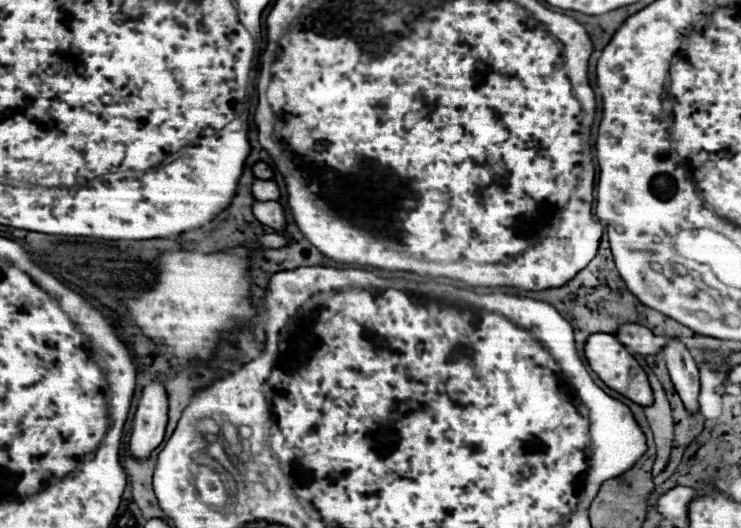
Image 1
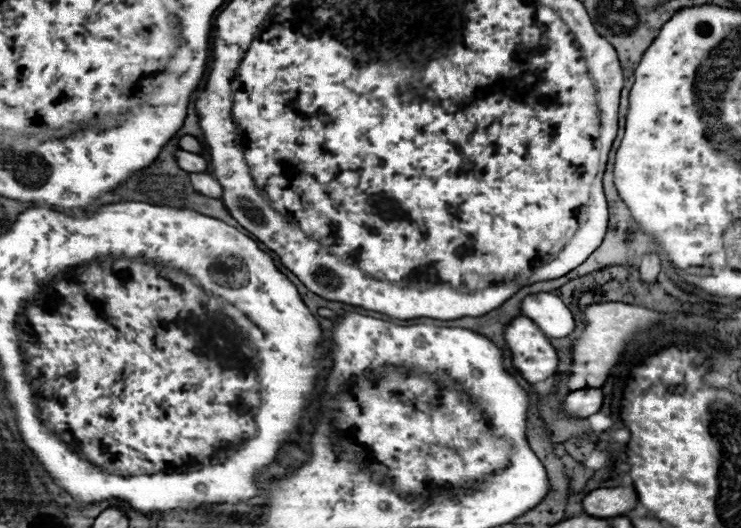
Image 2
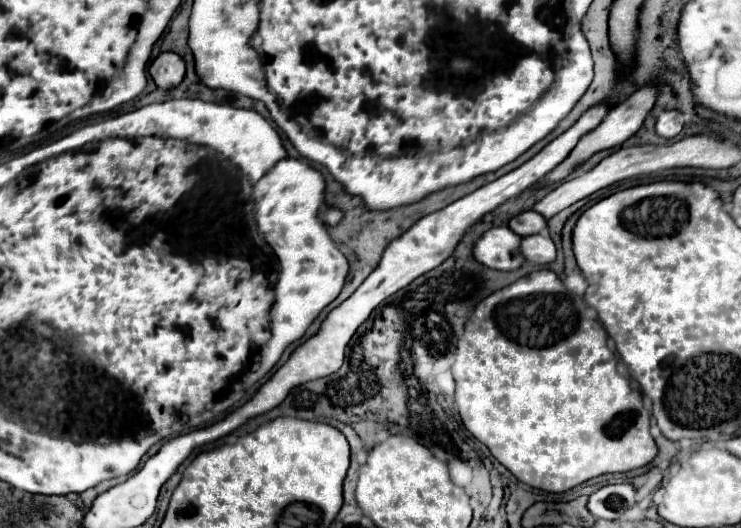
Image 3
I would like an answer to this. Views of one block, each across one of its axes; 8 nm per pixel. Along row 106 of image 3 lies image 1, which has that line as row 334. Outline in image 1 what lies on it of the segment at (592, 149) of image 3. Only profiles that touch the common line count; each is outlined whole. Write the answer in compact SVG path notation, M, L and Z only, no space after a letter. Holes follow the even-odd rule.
M624 324L622 328L618 328L618 332L614 334L630 352L648 356L648 354L656 354L660 352L660 342L658 338L648 330L642 328L640 324Z

